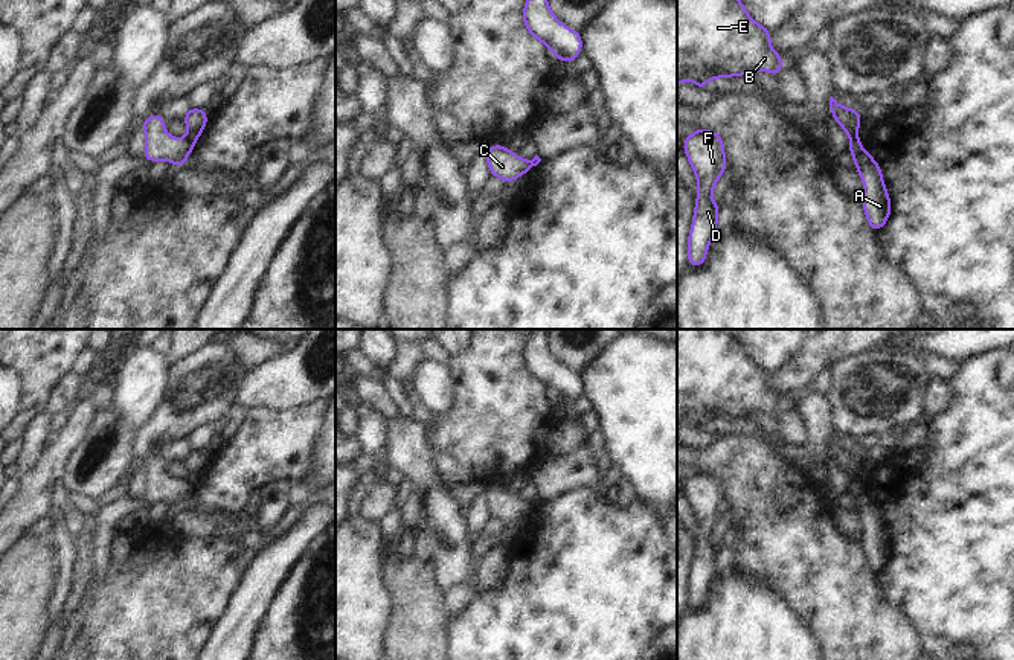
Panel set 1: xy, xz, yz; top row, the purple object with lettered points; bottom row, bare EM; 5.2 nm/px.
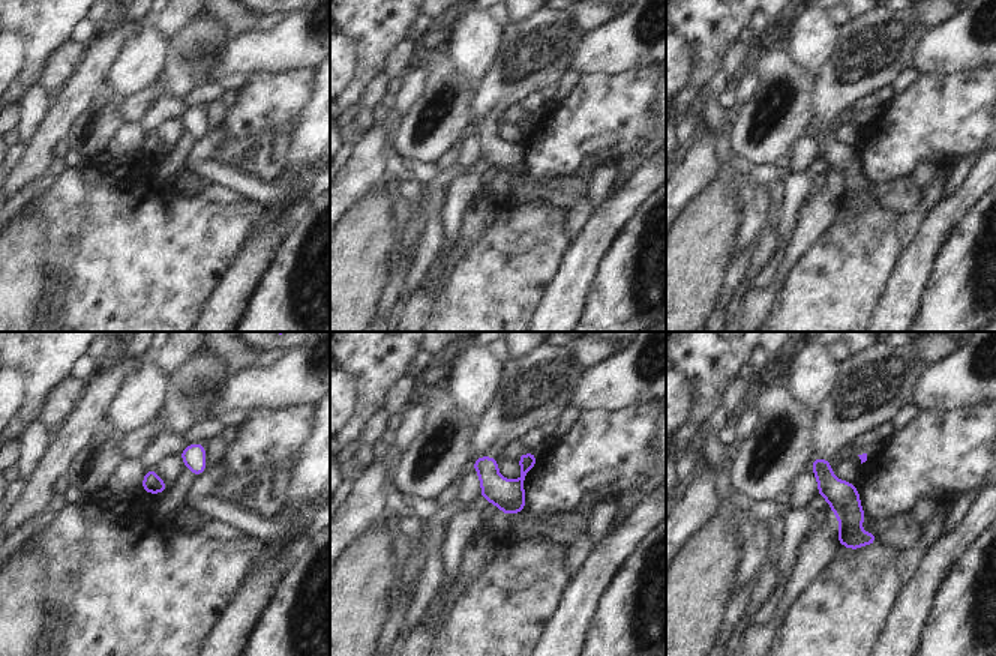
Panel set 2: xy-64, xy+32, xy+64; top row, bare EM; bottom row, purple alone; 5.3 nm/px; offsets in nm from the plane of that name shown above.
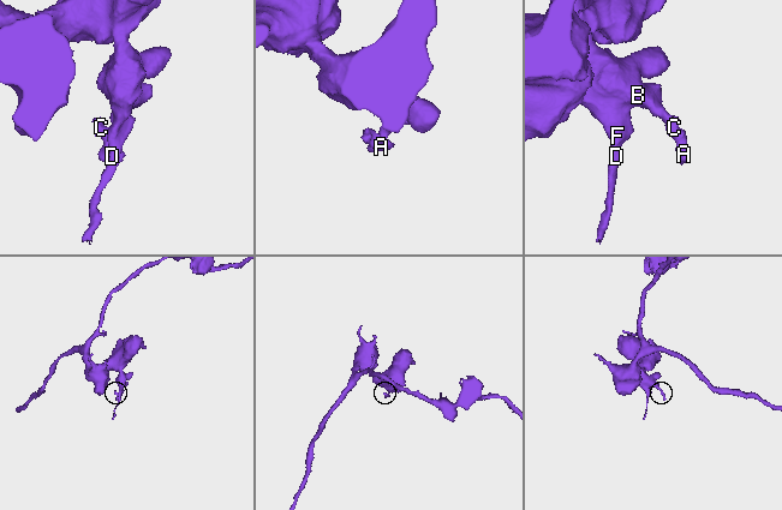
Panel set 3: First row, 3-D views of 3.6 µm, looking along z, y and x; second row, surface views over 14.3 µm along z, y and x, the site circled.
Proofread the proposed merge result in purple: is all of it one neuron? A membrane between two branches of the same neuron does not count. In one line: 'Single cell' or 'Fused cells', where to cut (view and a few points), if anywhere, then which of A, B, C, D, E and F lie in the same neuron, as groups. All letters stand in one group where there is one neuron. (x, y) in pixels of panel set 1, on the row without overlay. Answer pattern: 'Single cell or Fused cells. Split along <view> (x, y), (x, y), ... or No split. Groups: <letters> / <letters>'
Fused cells. Split along xy (186, 477), (192, 486). Groups: A C / B D E F

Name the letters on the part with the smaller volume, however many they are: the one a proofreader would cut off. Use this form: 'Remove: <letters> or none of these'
Remove: A, C

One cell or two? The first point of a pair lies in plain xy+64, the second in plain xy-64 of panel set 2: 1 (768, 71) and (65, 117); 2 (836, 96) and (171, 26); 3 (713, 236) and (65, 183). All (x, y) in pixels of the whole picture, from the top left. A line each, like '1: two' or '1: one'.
1: two
2: two
3: two

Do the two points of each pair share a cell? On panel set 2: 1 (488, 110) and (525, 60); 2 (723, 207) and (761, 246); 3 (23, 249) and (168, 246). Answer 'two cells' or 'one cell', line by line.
1: one cell
2: two cells
3: two cells

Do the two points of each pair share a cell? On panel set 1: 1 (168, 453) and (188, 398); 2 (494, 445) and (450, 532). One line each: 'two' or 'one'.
1: two
2: two

